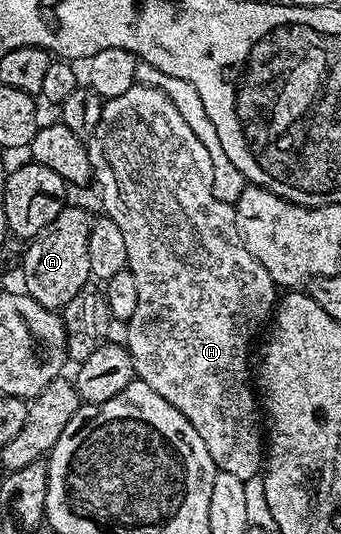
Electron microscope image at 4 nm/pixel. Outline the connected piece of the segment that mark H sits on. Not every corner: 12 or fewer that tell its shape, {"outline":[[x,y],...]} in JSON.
{"outline":[[164,92],[88,149],[124,236],[137,381],[239,483],[276,287]]}

